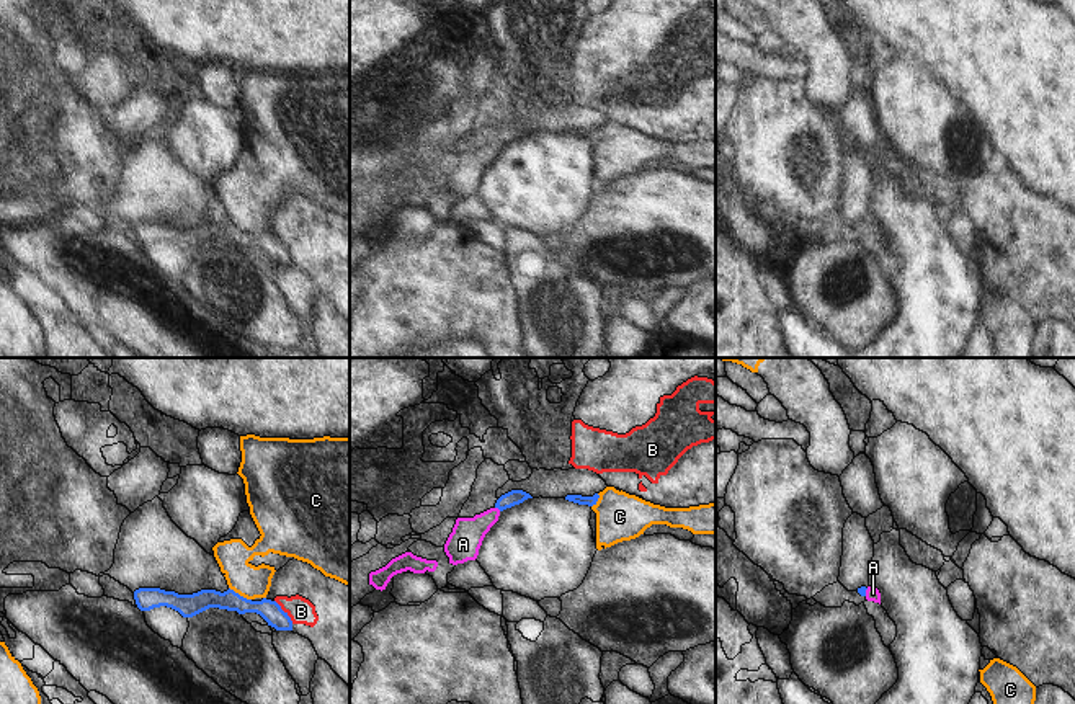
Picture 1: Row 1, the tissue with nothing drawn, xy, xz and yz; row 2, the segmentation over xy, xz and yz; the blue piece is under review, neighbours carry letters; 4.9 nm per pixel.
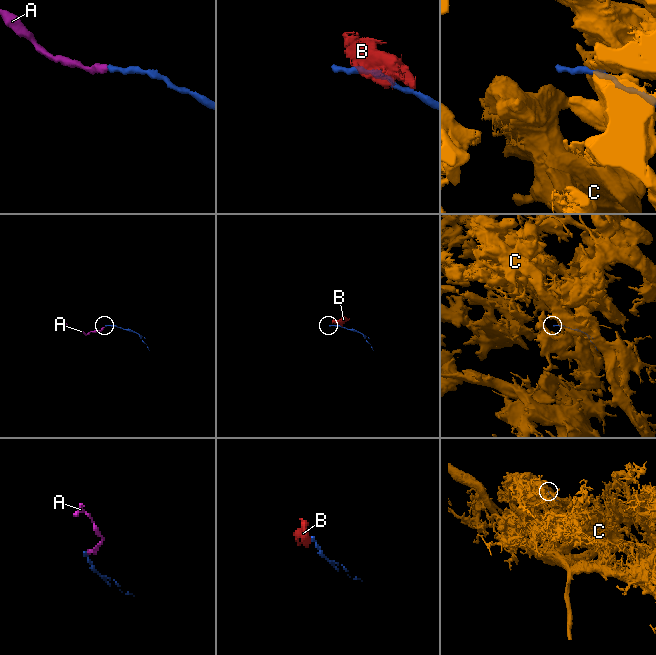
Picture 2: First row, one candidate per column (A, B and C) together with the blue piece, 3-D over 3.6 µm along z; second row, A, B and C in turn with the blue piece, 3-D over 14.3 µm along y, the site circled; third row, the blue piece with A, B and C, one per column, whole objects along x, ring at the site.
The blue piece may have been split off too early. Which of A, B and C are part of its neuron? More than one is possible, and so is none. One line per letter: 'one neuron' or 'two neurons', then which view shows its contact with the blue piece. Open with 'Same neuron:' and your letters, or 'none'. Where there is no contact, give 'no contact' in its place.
Same neuron: A
A: one neuron | xz
B: two neurons | xy
C: two neurons | xy

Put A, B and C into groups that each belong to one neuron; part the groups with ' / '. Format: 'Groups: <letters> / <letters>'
Groups: A / B / C

